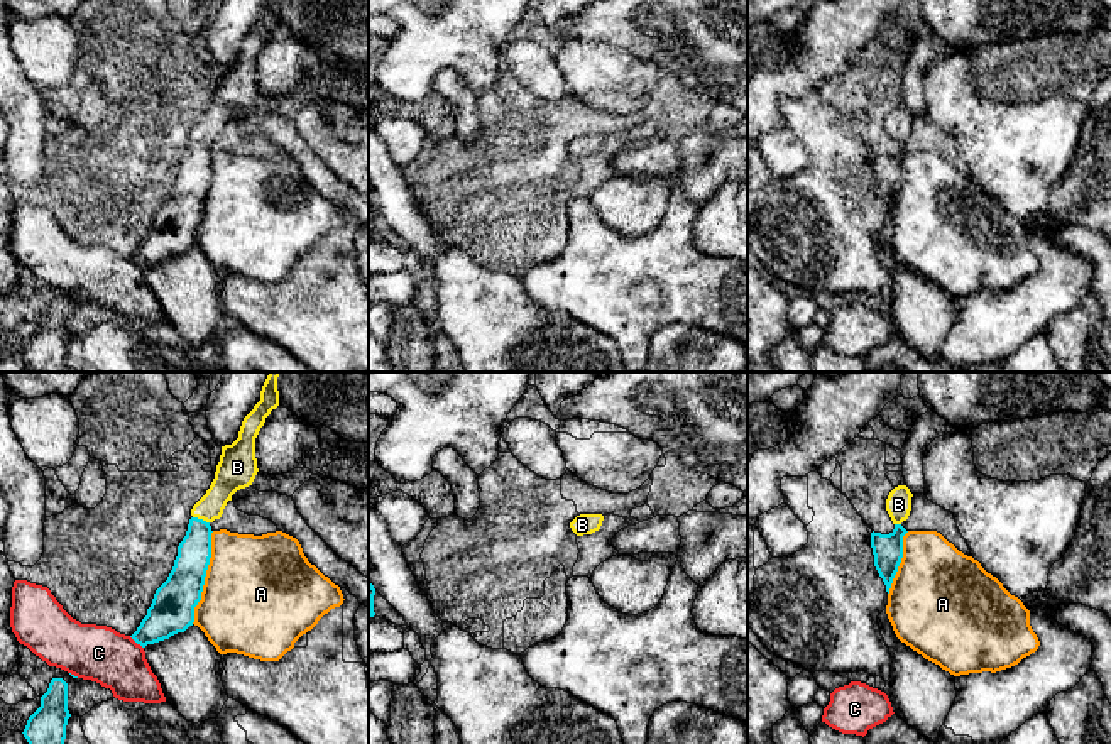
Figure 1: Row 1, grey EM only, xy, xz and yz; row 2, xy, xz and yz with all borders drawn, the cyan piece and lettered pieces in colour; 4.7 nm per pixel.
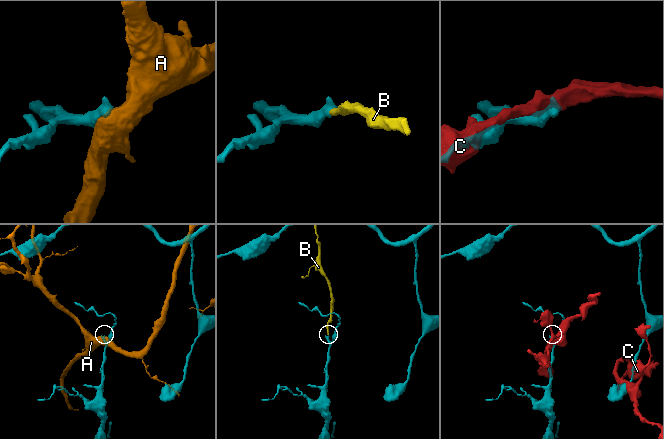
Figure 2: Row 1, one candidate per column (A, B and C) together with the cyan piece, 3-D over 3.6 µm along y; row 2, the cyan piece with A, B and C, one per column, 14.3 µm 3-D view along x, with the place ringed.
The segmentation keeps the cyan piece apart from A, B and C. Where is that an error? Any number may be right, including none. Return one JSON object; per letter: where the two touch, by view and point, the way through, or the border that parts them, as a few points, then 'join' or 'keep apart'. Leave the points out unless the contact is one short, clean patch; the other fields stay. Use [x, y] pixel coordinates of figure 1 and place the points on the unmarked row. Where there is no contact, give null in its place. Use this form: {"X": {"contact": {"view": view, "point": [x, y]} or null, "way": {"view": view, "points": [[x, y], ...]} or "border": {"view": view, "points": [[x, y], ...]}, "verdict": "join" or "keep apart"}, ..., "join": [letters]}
{"A": {"contact": {"view": "xy", "point": [205, 196]}, "verdict": "keep apart"}, "B": {"contact": {"view": "xy", "point": [202, 141]}, "way": {"view": "xy", "points": [[193, 178], [202, 141], [230, 97]]}, "verdict": "join"}, "C": {"contact": {"view": "xy", "point": [136, 262]}, "verdict": "keep apart"}, "join": ["B"]}

